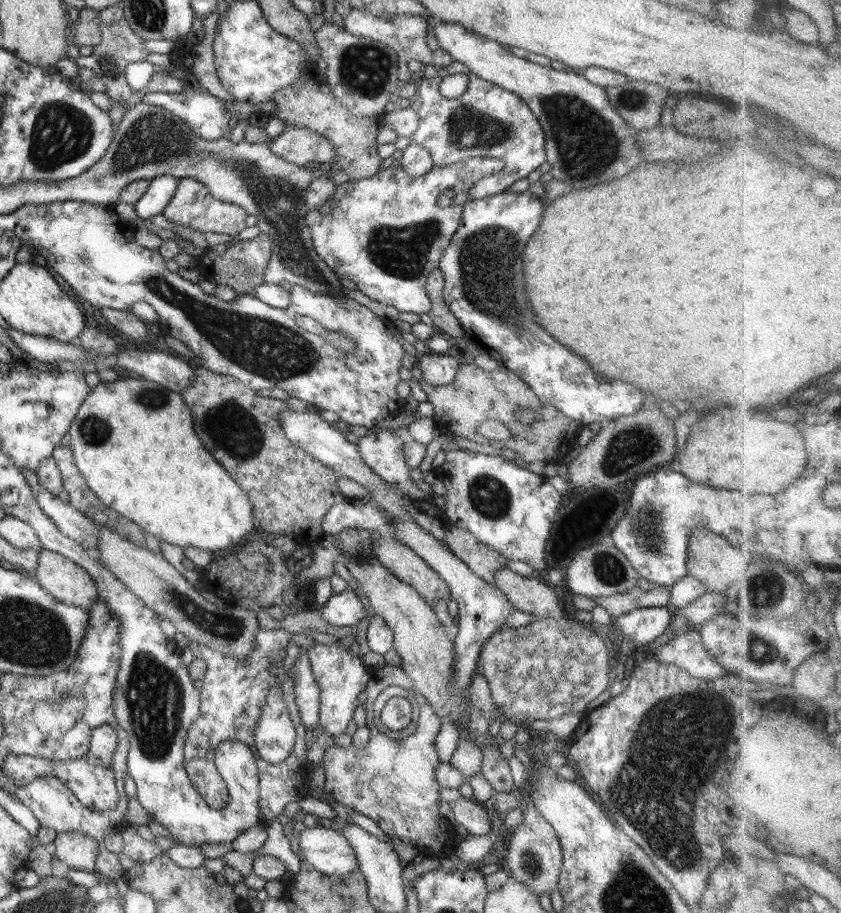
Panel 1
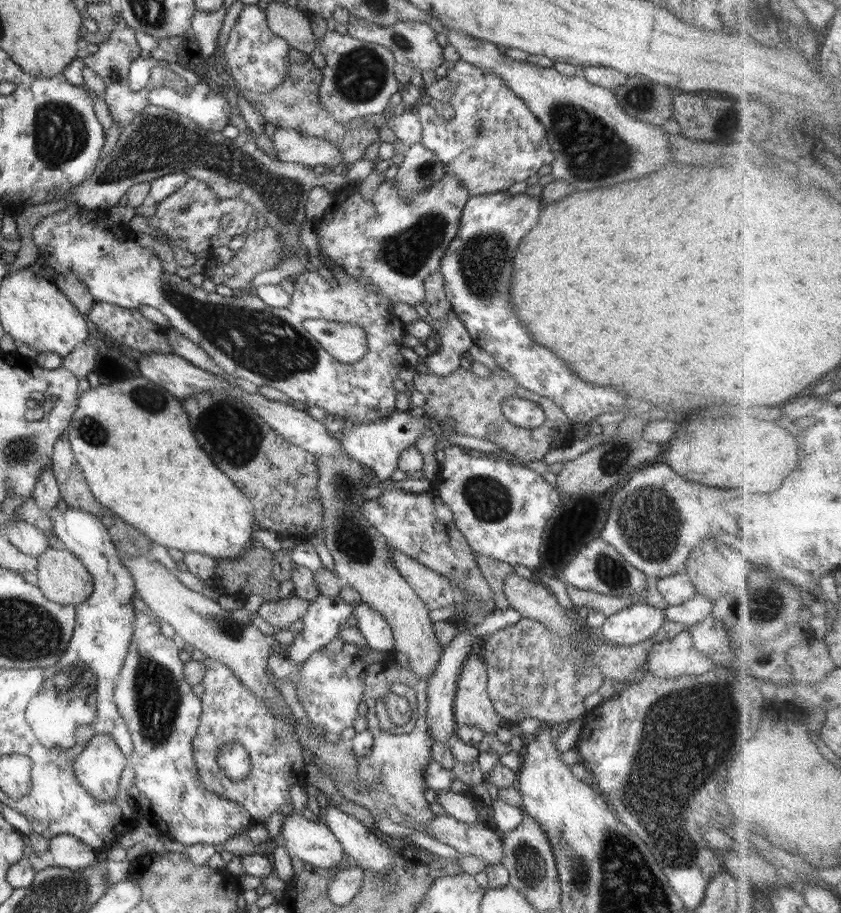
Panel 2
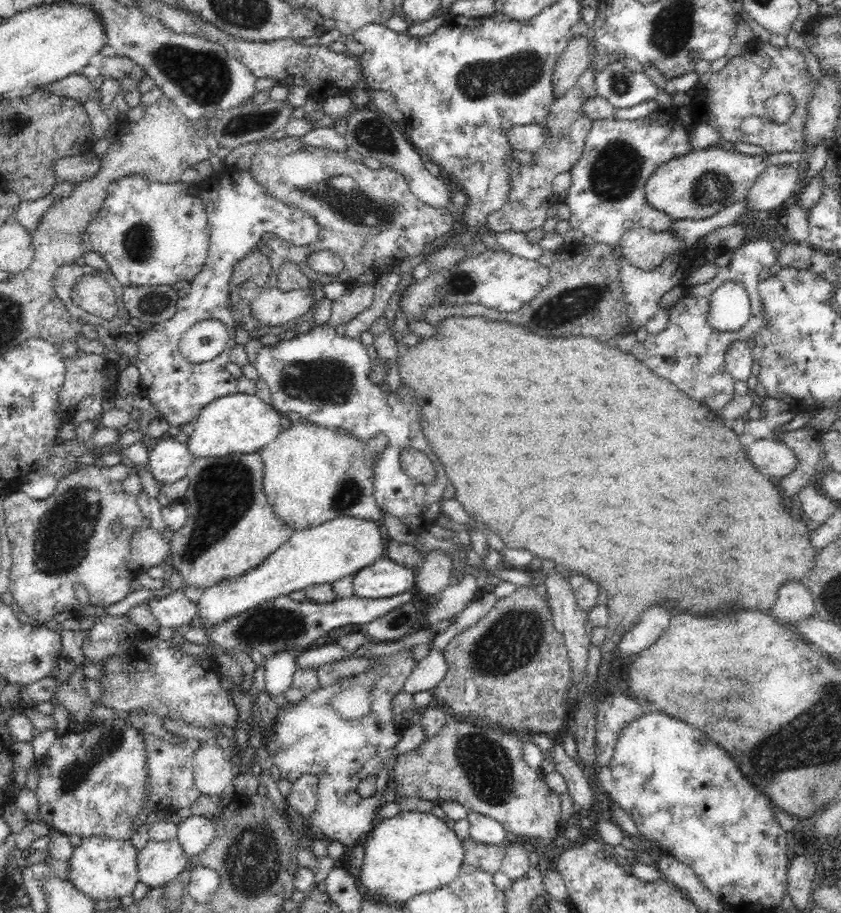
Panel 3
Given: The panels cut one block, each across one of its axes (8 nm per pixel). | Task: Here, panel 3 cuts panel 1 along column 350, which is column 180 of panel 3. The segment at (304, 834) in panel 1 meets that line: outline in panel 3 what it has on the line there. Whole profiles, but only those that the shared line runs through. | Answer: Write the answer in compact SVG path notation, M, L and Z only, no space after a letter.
M178 838L172 841L148 841L145 848L138 852L139 880L152 888L164 886L178 878L182 871L193 862L186 857Z

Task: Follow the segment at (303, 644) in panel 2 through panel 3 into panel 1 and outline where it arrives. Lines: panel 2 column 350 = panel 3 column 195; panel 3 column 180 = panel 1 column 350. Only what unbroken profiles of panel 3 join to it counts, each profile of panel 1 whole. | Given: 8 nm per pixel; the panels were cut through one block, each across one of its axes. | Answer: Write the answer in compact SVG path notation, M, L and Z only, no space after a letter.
M348 588L333 593L319 612L330 626L356 627L360 620L366 617L368 609L366 602L358 596L358 593Z

